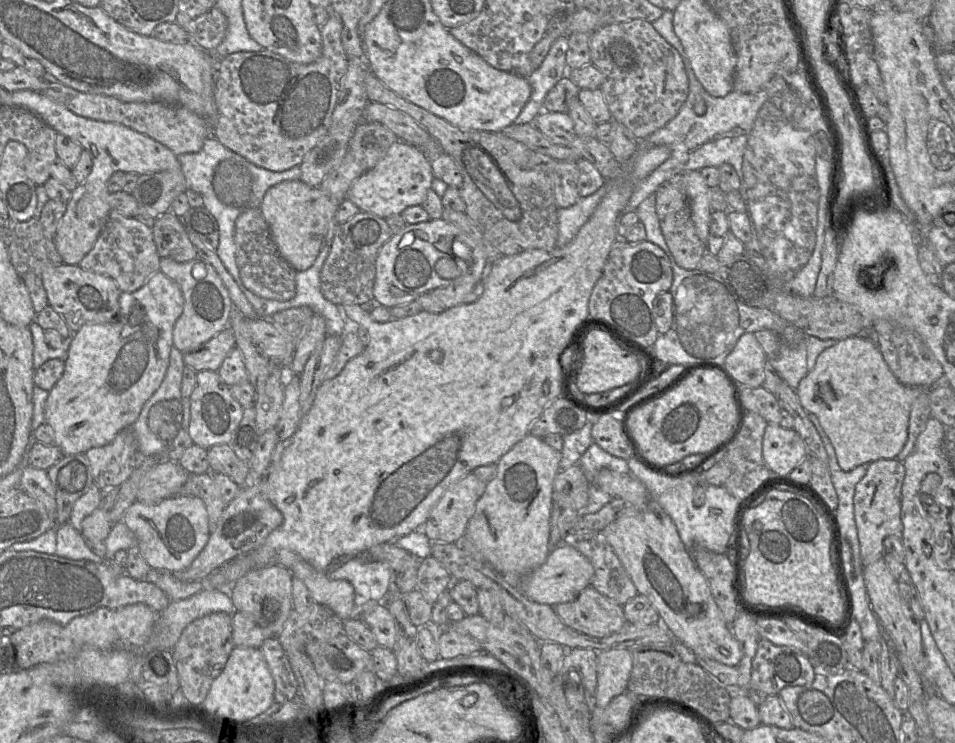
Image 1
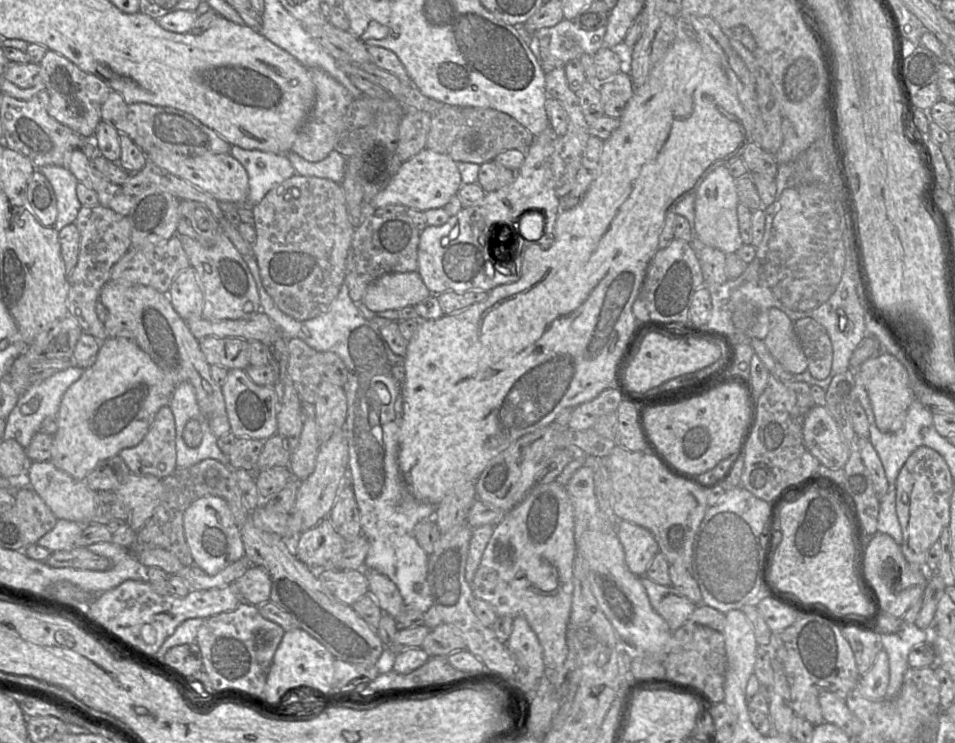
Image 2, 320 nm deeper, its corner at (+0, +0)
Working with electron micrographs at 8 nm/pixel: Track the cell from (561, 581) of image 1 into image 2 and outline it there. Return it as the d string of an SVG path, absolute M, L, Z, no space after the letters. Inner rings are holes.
M624 520L616 522L616 532L629 570L639 577L645 576L648 566L659 552L653 534L642 526Z

